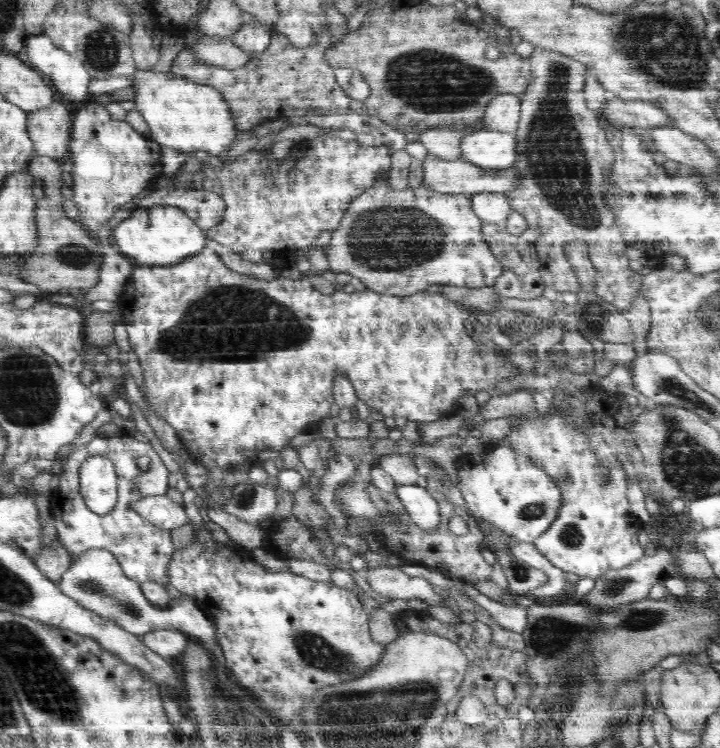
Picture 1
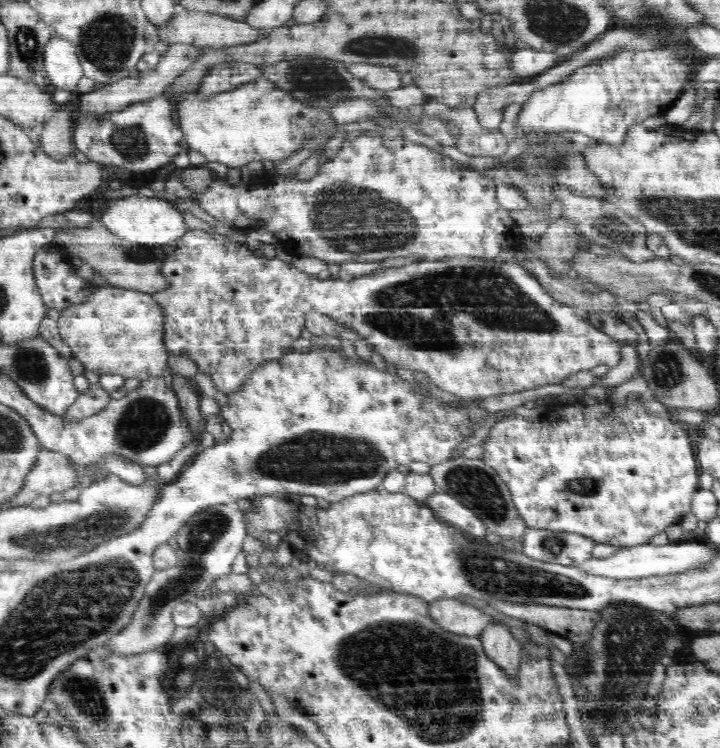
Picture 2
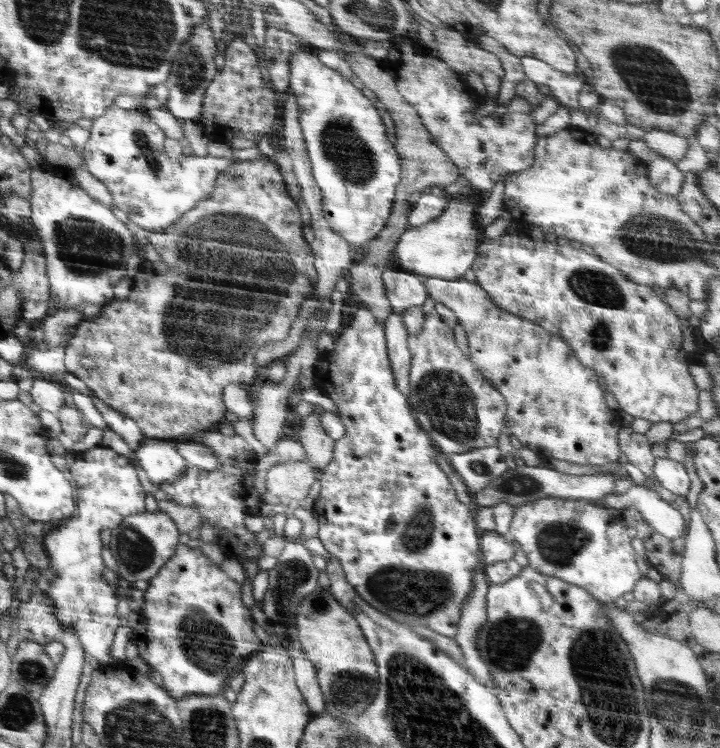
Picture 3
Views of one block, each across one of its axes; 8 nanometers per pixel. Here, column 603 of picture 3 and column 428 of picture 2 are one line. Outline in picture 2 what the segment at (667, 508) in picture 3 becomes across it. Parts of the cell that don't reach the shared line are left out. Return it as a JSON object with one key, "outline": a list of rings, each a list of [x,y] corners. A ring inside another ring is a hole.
{"outline":[[[451,493],[432,494],[423,502],[440,520],[458,527],[462,534],[478,540],[486,536],[487,528],[482,519]]]}

